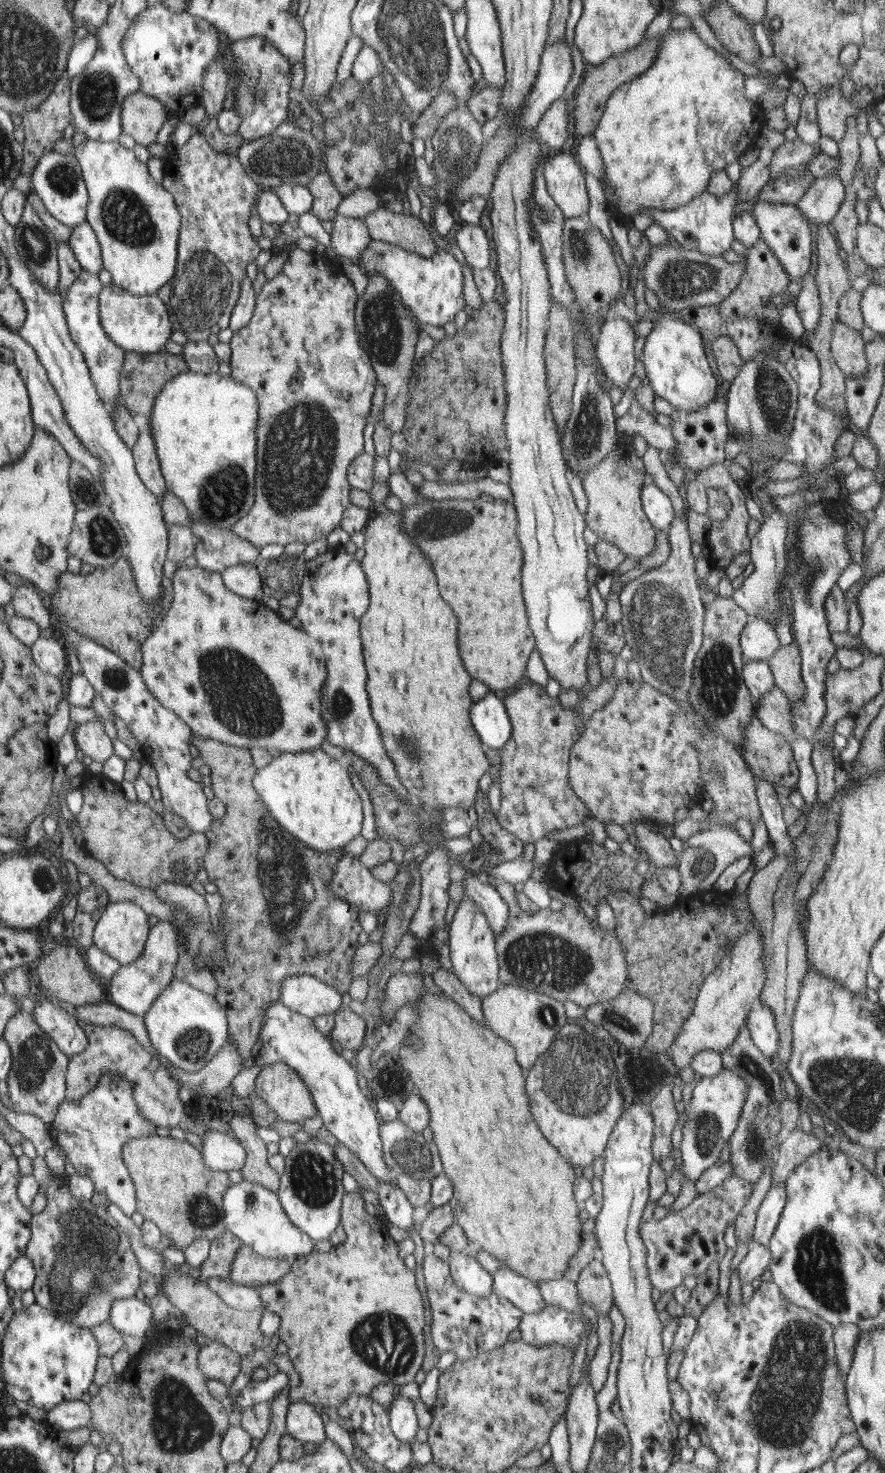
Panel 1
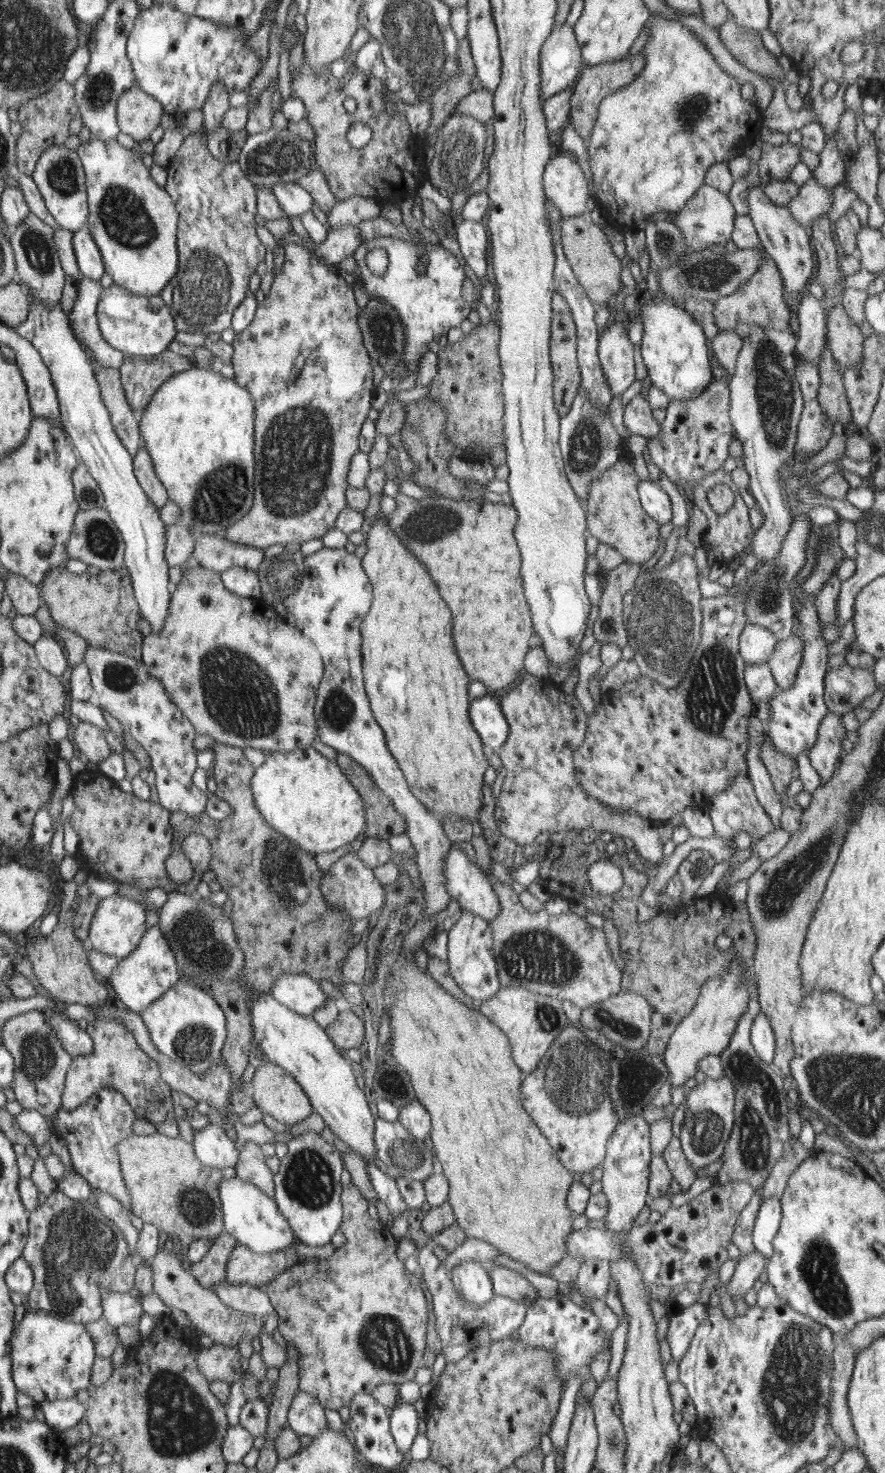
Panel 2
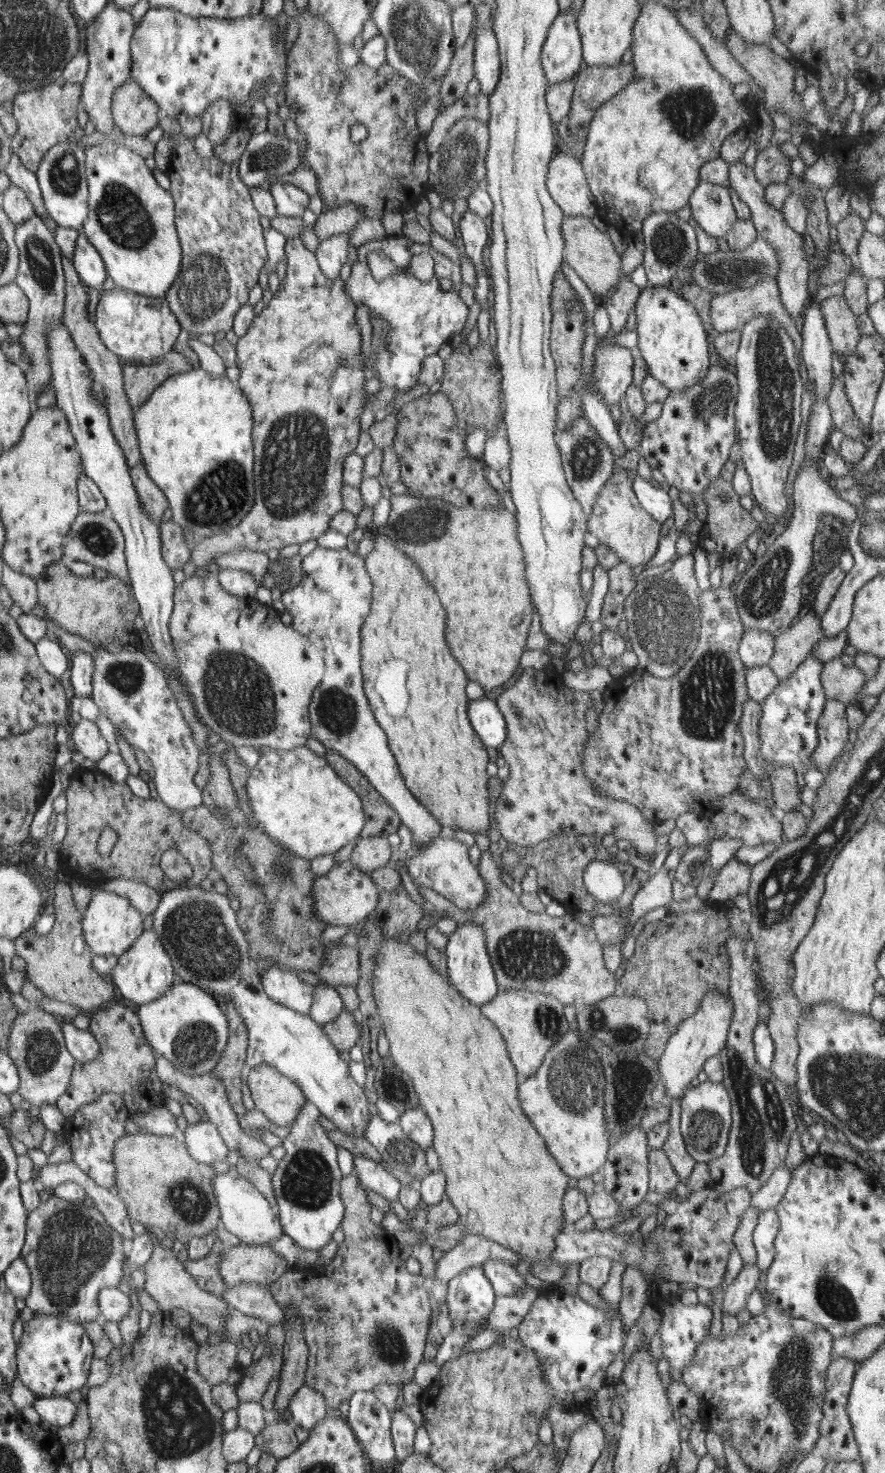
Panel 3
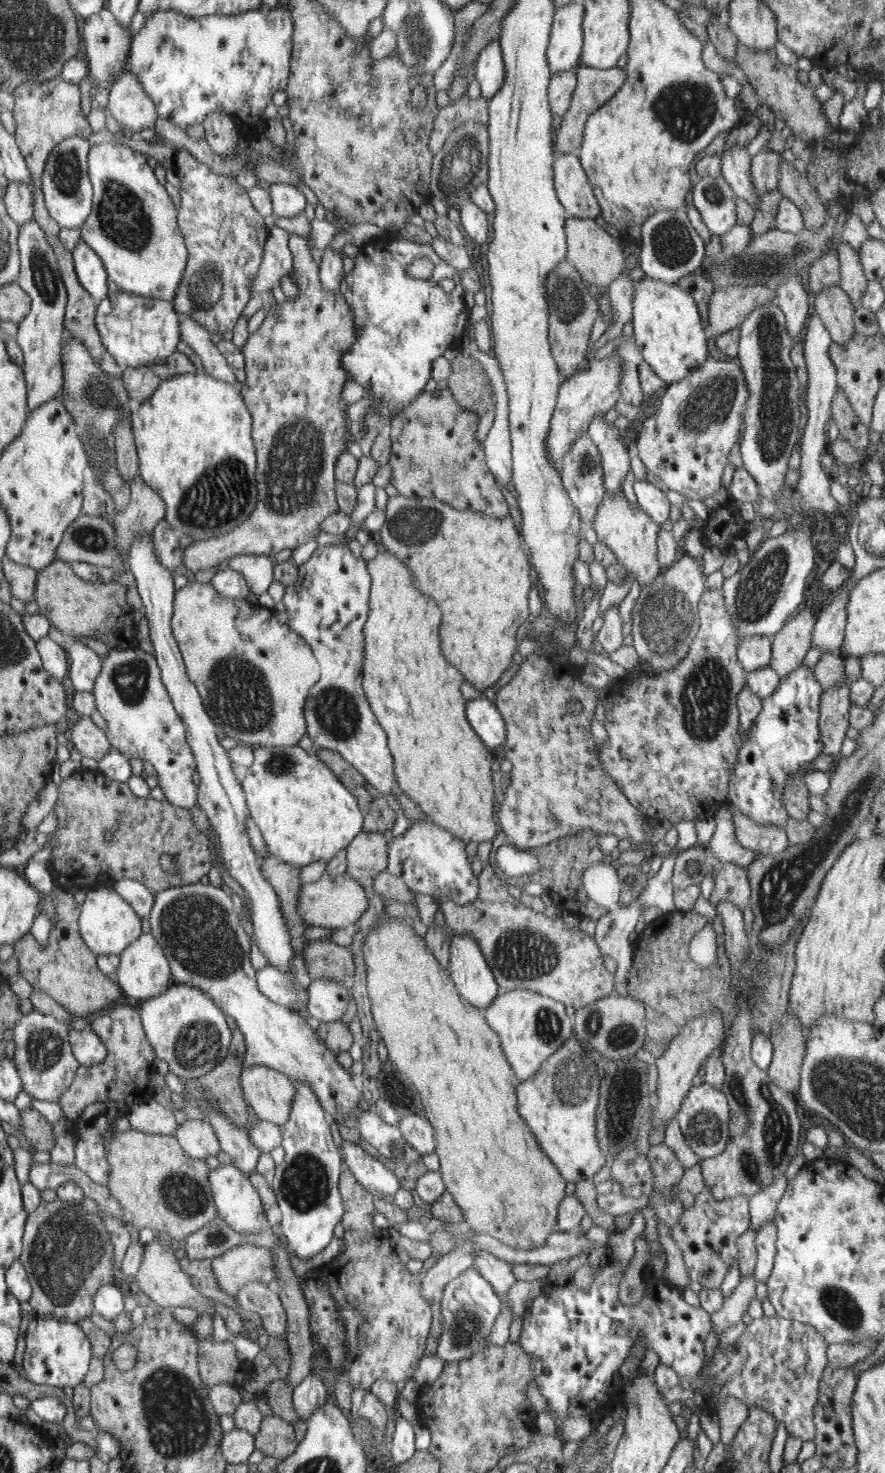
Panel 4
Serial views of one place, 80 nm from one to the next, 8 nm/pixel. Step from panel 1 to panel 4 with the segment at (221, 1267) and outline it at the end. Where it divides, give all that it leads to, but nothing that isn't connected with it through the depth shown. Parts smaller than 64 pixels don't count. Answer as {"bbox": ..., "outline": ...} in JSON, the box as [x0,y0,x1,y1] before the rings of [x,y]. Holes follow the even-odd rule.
{"bbox":[179,1257,233,1304],"outline":[[[184,1257],[179,1262],[183,1270],[191,1276],[191,1280],[200,1294],[225,1304],[233,1303],[233,1296],[228,1296],[222,1291],[221,1282],[216,1278],[212,1269],[212,1259],[193,1261]]]}

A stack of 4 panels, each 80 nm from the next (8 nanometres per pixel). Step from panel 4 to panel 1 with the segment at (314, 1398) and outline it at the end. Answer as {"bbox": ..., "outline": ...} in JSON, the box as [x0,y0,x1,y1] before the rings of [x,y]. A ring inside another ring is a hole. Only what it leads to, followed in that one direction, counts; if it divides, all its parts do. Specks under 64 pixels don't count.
{"bbox":[286,1401,326,1445],"outline":[[[296,1401],[289,1406],[286,1415],[286,1433],[294,1440],[319,1445],[326,1440],[325,1416],[316,1413],[312,1403]]]}

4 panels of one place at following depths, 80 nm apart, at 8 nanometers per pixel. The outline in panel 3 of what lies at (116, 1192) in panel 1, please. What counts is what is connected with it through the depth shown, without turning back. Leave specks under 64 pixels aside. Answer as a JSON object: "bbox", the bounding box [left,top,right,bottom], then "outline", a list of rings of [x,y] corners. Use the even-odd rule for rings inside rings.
{"bbox":[62,1093,131,1191],"outline":[[[104,1093],[103,1096],[94,1102],[82,1106],[76,1114],[66,1119],[62,1133],[70,1142],[73,1152],[73,1161],[88,1176],[100,1186],[114,1191],[115,1188],[115,1142],[126,1133],[124,1122],[130,1118],[131,1111],[123,1098],[114,1093]]]}

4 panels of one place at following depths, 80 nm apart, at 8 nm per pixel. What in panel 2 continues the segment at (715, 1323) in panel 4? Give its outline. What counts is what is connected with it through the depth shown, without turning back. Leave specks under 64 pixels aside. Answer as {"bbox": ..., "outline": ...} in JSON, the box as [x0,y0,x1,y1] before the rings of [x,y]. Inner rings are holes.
{"bbox":[727,1250,768,1301],"outline":[[[757,1250],[743,1256],[742,1260],[735,1266],[732,1279],[727,1286],[728,1293],[732,1301],[742,1299],[746,1293],[753,1289],[760,1274],[766,1270],[768,1260],[766,1260]]]}

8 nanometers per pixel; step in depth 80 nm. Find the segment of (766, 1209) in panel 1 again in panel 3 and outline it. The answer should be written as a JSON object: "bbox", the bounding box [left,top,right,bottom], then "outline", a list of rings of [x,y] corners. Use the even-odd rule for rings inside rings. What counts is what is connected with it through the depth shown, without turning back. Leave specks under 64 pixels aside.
{"bbox":[753,1208,779,1272],"outline":[[[775,1208],[760,1212],[753,1232],[753,1243],[757,1250],[757,1265],[767,1272],[775,1257],[774,1241],[779,1231],[779,1218]]]}

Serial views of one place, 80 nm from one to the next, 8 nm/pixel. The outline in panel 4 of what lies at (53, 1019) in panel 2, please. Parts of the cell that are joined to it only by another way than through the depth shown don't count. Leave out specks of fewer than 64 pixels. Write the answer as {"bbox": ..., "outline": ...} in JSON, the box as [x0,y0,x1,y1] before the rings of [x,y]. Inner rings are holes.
{"bbox":[71,1028,107,1067],"outline":[[[90,1028],[71,1030],[71,1043],[75,1057],[87,1067],[104,1062],[107,1055],[105,1042]]]}

